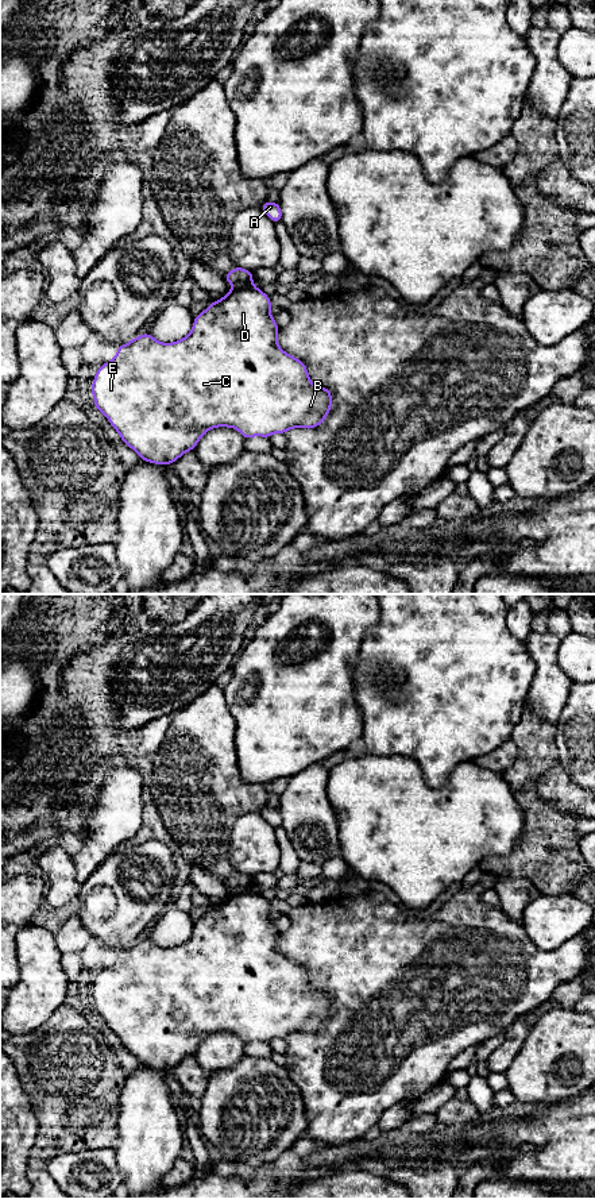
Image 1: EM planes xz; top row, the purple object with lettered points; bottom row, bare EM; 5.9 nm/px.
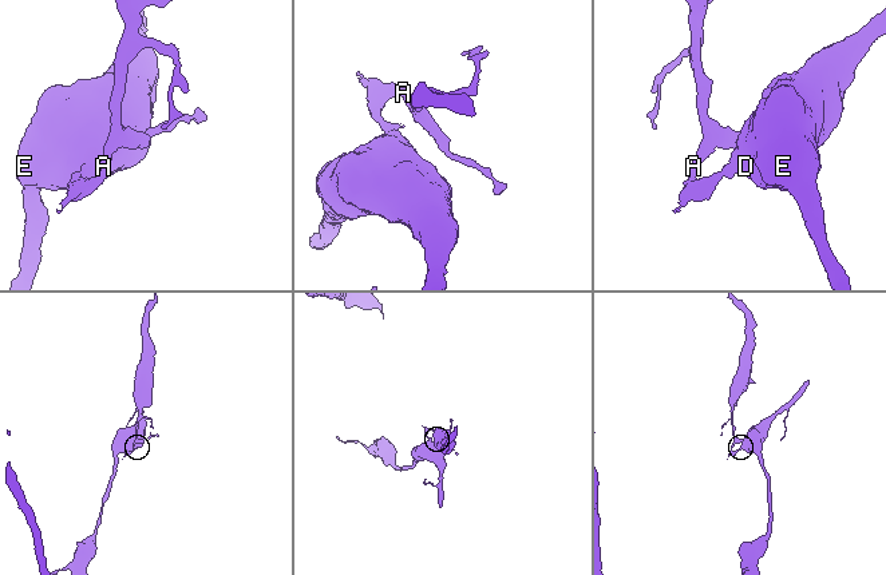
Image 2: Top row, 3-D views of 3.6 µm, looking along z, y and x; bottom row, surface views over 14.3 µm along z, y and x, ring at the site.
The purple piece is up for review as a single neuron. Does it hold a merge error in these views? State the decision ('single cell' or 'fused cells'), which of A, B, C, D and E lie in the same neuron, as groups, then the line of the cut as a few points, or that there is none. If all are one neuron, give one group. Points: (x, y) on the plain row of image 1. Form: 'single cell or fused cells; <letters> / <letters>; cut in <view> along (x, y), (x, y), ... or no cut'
fused cells; A / B C D E; cut in xz along (251, 887), (236, 891)

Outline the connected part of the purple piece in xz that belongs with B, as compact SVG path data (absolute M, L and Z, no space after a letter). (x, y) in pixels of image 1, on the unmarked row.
M255 890L232 892L223 903L212 906L212 909L194 922L192 936L188 941L173 948L162 948L154 944L148 937L136 941L127 949L117 952L115 963L103 968L92 987L92 1002L94 1003L94 1013L97 1013L117 1036L130 1053L132 1053L140 1063L154 1069L171 1069L188 1056L196 1053L198 1045L210 1034L219 1032L235 1033L244 1044L262 1041L270 1042L274 1038L286 1038L291 1033L313 1034L318 1032L329 1019L332 1013L332 998L328 992L313 990L305 968L286 956L279 953L278 937L279 933L274 921L270 918L271 905Z

